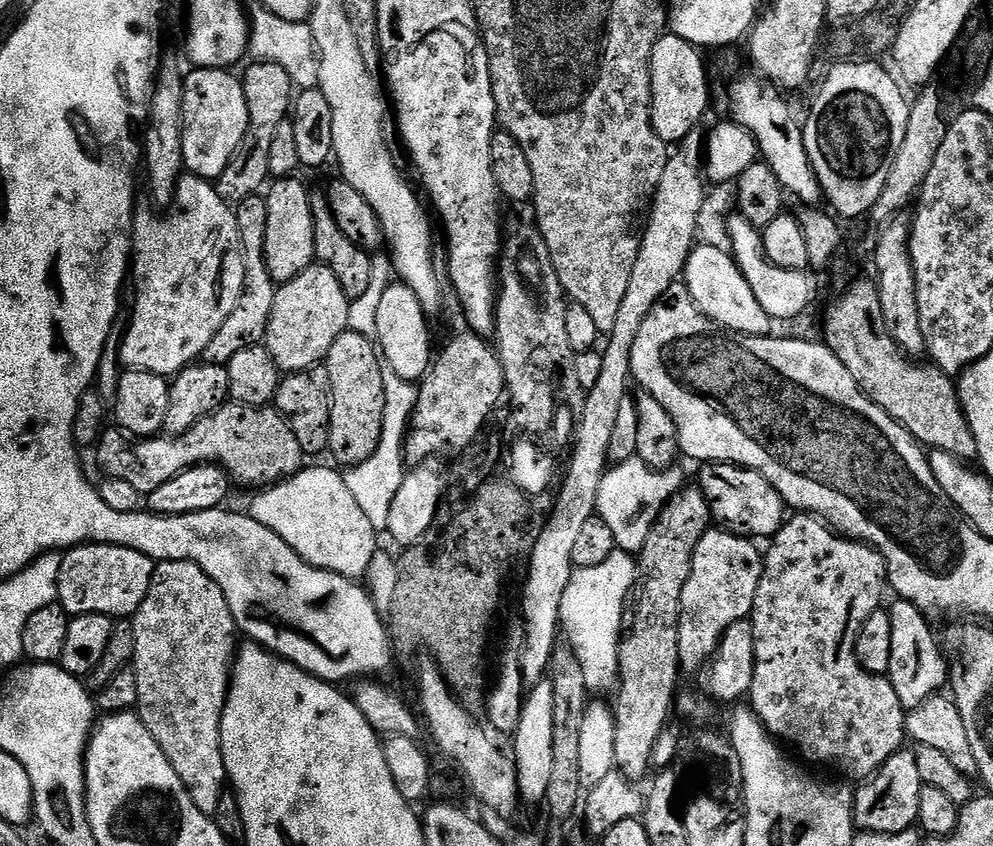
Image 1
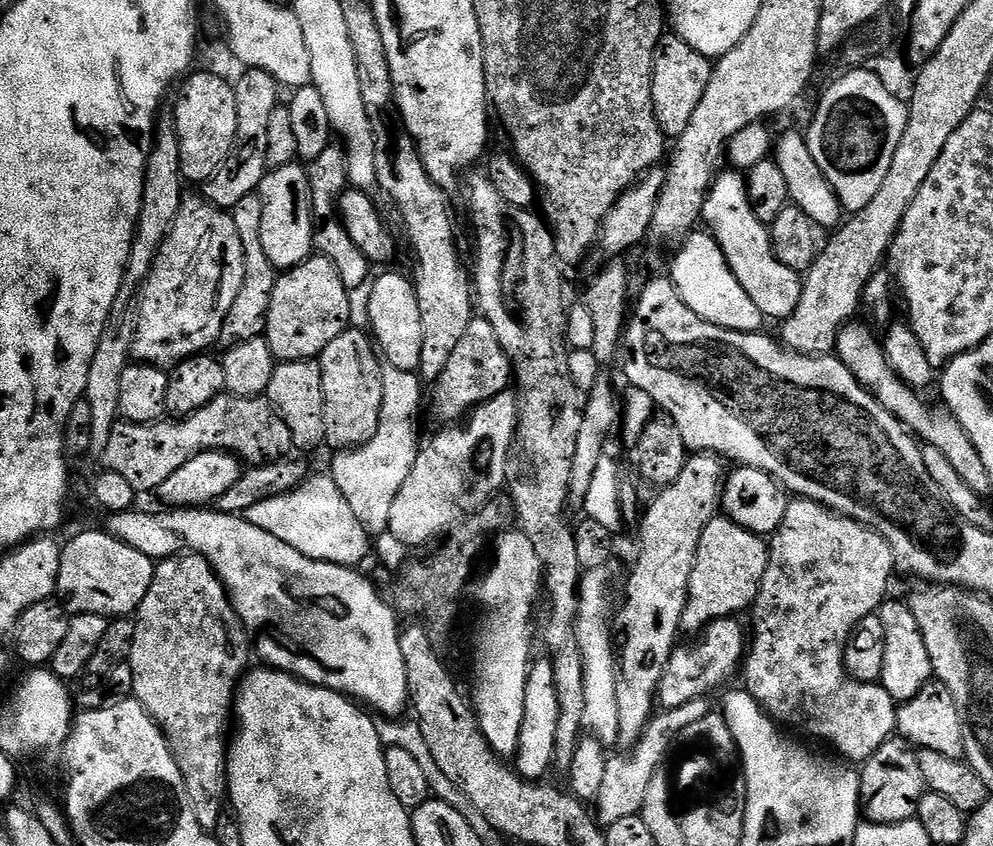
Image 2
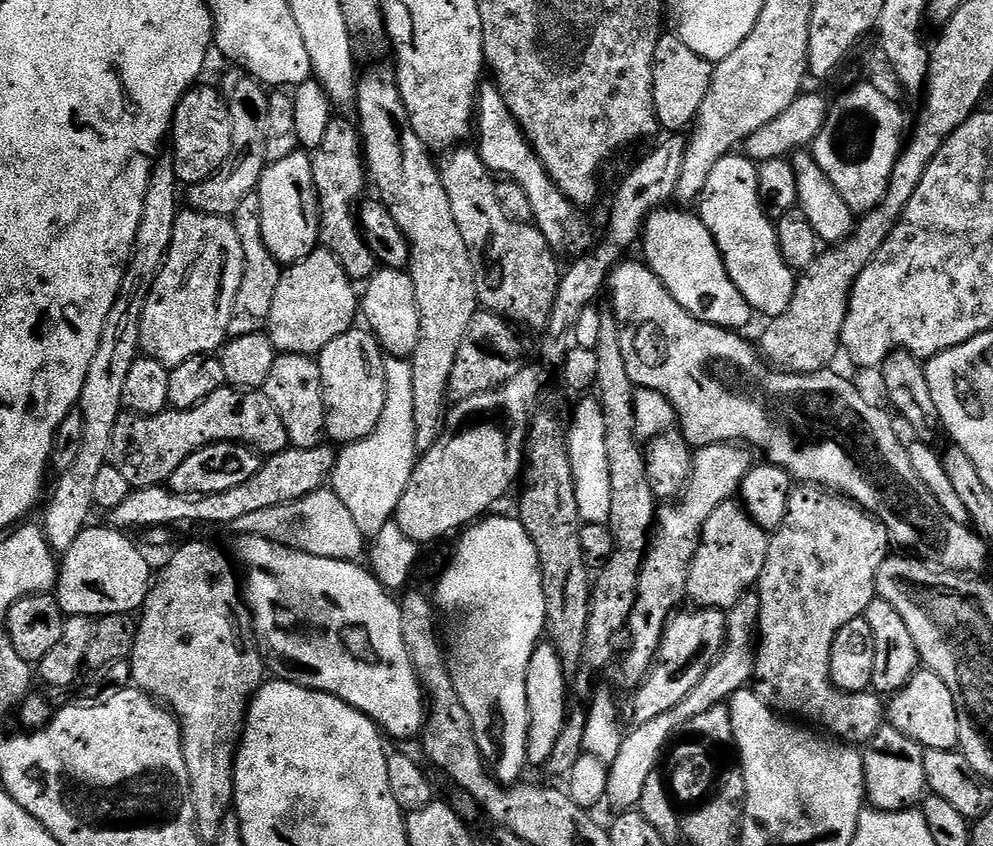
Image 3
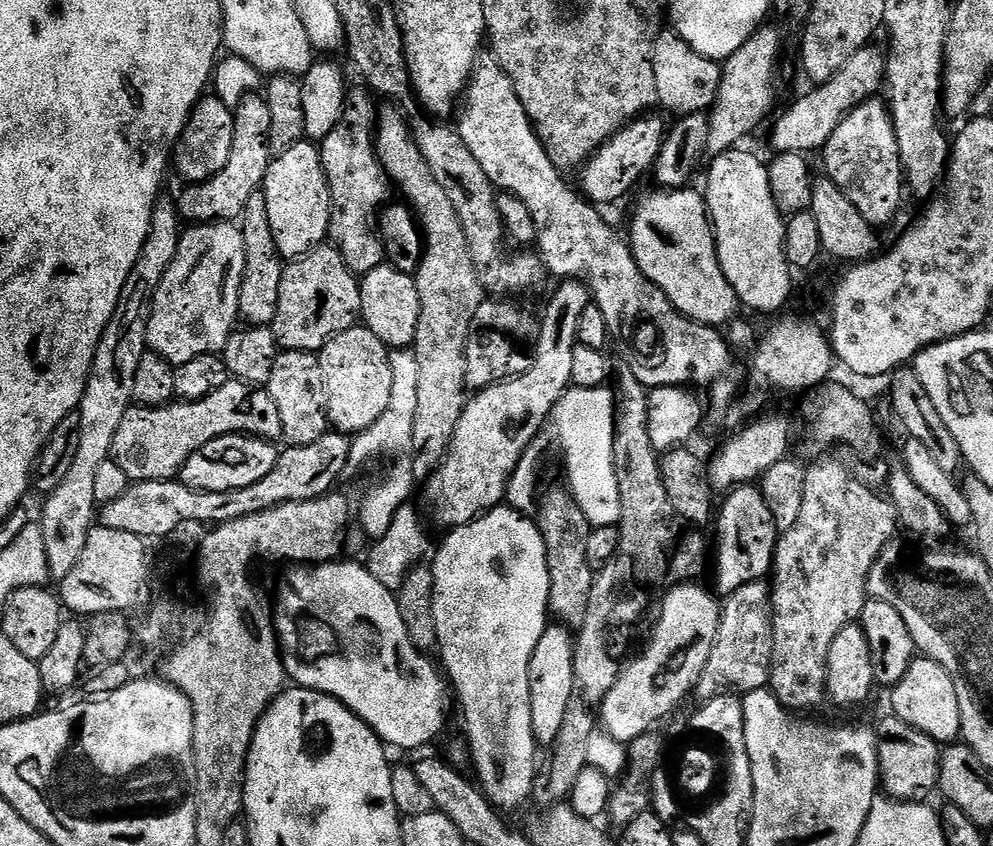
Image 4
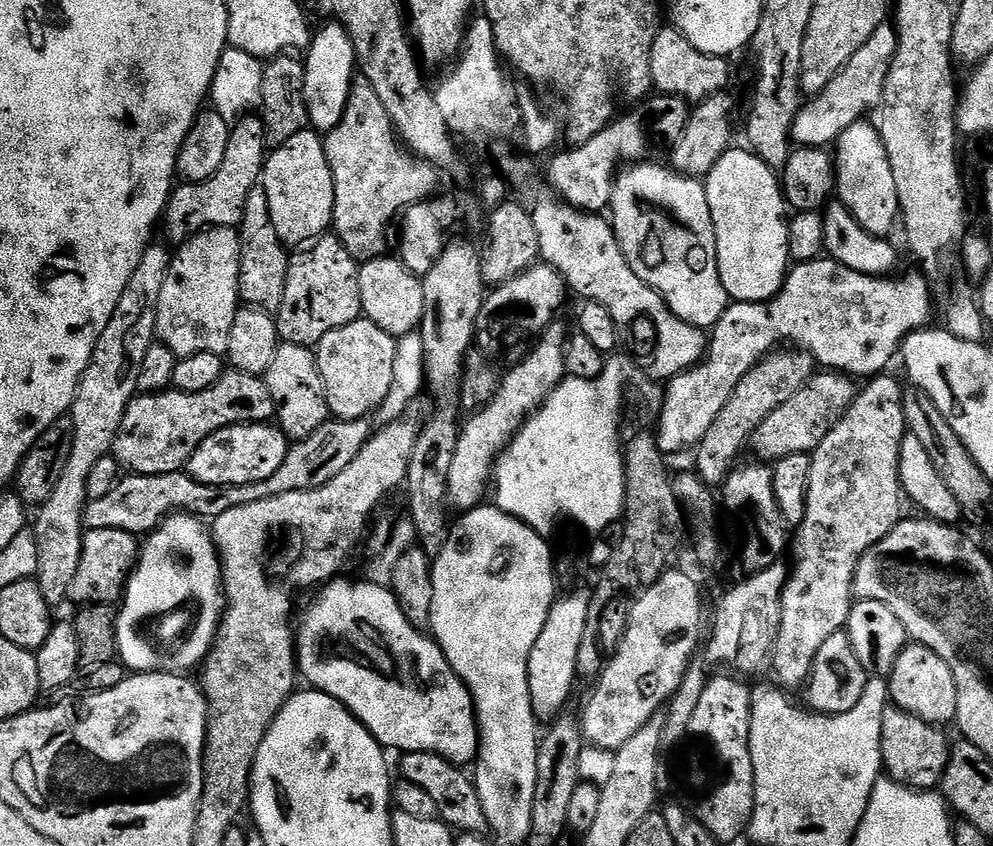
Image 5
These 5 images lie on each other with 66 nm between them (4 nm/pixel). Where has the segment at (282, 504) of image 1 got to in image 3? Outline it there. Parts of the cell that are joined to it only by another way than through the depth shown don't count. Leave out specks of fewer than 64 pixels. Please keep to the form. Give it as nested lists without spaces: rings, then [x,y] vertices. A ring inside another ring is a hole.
[[[331,490],[311,492],[306,498],[294,504],[274,506],[270,510],[258,510],[255,514],[246,514],[246,518],[238,518],[234,526],[240,534],[265,536],[267,540],[275,540],[289,546],[299,545],[301,549],[318,558],[334,558],[335,560],[359,561],[366,552],[366,539],[357,523],[350,516],[349,510],[339,501]]]

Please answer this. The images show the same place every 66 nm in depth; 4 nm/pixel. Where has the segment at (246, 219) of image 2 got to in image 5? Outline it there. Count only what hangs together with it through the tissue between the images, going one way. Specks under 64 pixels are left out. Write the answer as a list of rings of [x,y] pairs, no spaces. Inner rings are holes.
[[[258,186],[246,198],[244,216],[238,225],[240,233],[240,298],[247,307],[261,308],[276,314],[283,301],[288,277],[289,249],[280,241],[270,218],[270,202],[266,190]]]

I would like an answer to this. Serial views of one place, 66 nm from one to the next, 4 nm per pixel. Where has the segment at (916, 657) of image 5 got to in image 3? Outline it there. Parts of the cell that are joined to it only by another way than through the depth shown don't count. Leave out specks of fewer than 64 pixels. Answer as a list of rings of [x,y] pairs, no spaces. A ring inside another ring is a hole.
[[[921,667],[906,682],[902,691],[895,693],[886,704],[886,720],[894,730],[902,730],[906,738],[914,738],[926,750],[956,750],[960,747],[960,723],[958,722],[958,706],[954,702],[954,694],[950,694],[950,686],[938,678],[926,667]]]

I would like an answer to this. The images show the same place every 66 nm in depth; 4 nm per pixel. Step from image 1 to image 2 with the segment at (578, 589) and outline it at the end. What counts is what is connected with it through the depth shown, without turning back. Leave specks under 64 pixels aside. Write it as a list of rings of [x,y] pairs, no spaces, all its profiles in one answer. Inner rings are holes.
[[[615,567],[587,570],[580,578],[580,617],[578,618],[578,638],[582,646],[584,673],[586,674],[586,711],[582,714],[584,732],[591,734],[605,746],[615,745],[618,734],[618,656],[612,652],[612,632],[608,629],[608,615],[613,615],[612,579]]]

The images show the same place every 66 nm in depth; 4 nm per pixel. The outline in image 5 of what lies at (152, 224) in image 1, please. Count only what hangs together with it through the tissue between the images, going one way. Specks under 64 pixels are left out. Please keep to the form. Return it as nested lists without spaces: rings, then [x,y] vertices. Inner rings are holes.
[[[210,228],[207,232],[202,232],[198,236],[185,240],[183,244],[175,249],[172,265],[168,268],[166,278],[162,282],[162,294],[158,298],[158,314],[156,315],[156,335],[159,343],[163,347],[169,348],[177,358],[189,356],[190,354],[202,354],[208,351],[210,354],[218,354],[224,356],[228,347],[228,335],[230,334],[230,326],[234,326],[234,318],[238,311],[238,305],[241,303],[240,298],[240,233],[236,228]],[[204,331],[212,332],[212,340],[216,344],[208,344],[205,348],[204,344],[200,344],[204,340]]]

